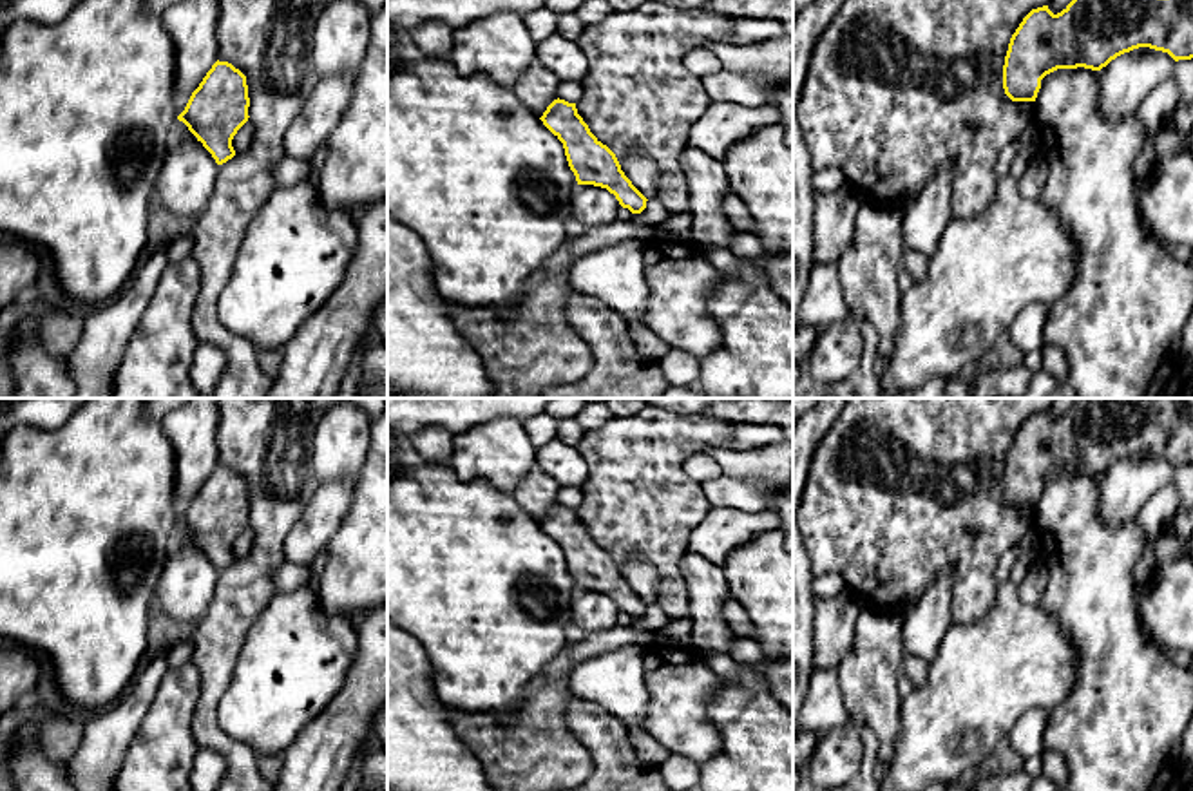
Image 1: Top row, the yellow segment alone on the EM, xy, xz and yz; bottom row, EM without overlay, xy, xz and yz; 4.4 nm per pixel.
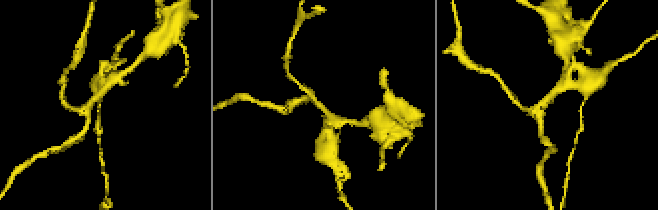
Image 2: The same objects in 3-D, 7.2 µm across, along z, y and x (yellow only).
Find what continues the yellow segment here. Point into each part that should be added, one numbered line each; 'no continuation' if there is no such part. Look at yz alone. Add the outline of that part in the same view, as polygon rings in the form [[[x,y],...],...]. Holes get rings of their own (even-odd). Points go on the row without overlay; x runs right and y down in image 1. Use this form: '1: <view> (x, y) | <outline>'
no continuation

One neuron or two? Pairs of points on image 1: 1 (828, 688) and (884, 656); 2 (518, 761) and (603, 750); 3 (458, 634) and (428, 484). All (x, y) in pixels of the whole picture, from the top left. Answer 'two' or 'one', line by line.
1: two
2: two
3: one

